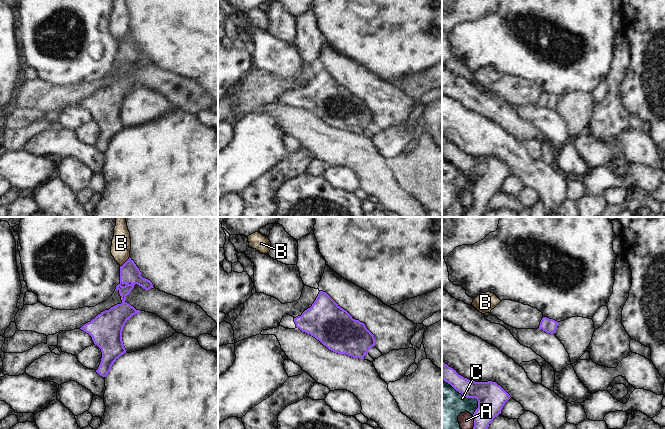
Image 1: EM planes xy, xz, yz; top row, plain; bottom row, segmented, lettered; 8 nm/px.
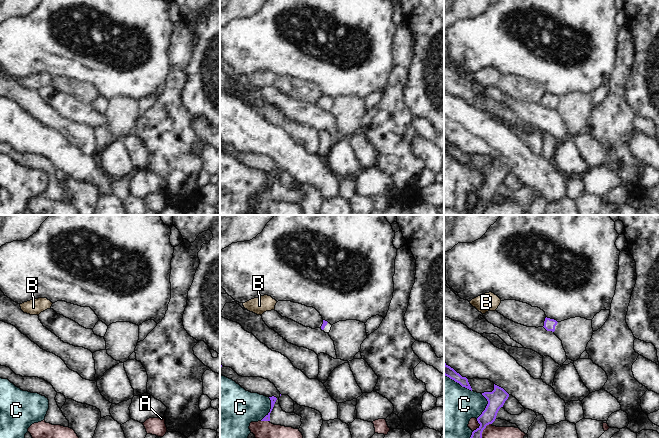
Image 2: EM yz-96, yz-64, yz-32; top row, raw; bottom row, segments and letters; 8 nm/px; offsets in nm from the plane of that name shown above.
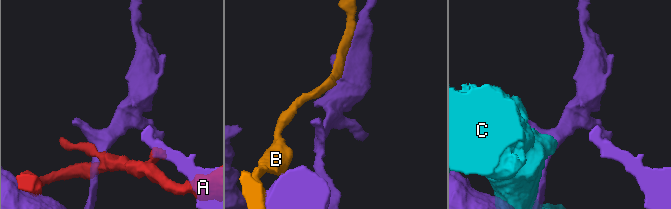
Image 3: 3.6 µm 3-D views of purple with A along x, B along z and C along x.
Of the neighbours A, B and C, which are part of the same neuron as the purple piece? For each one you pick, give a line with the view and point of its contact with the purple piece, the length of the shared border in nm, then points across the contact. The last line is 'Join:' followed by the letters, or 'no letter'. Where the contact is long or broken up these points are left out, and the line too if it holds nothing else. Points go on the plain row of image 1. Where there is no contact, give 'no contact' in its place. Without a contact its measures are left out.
Join: no letter

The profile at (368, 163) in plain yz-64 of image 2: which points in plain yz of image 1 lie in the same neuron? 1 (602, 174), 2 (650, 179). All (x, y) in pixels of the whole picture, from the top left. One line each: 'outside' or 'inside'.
1: outside
2: outside

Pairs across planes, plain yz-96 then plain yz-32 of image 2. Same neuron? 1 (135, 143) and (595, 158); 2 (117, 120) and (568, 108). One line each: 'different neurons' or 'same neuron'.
1: same neuron
2: same neuron

